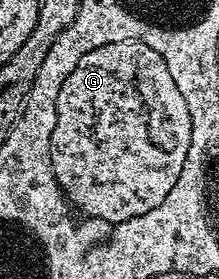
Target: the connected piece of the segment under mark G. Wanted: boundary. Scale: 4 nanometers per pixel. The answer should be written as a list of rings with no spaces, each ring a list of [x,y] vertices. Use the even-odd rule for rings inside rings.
[[[129,36],[127,39],[116,39],[112,42],[104,41],[101,46],[85,50],[75,60],[75,64],[71,66],[71,70],[65,74],[65,78],[61,80],[61,84],[57,88],[57,94],[55,94],[55,100],[53,100],[53,126],[51,126],[49,140],[47,140],[51,170],[53,170],[53,174],[55,174],[55,178],[59,183],[63,185],[71,185],[72,188],[72,180],[77,180],[73,184],[73,188],[77,192],[92,190],[93,184],[89,181],[92,176],[105,176],[105,185],[101,188],[101,204],[105,208],[110,208],[110,210],[105,210],[112,213],[115,218],[131,218],[133,214],[151,210],[151,206],[155,206],[165,196],[165,192],[169,188],[173,192],[173,188],[177,188],[181,178],[183,178],[185,168],[181,168],[181,164],[185,164],[185,144],[189,144],[189,116],[186,115],[185,104],[181,104],[181,96],[177,96],[177,92],[173,92],[173,96],[169,96],[169,88],[173,88],[173,84],[169,84],[170,72],[165,72],[165,69],[167,68],[161,68],[161,64],[157,64],[157,52],[149,52],[149,48],[137,44],[136,38]],[[89,136],[93,136],[93,140],[97,142],[95,148],[79,148],[79,138],[89,142]]]

